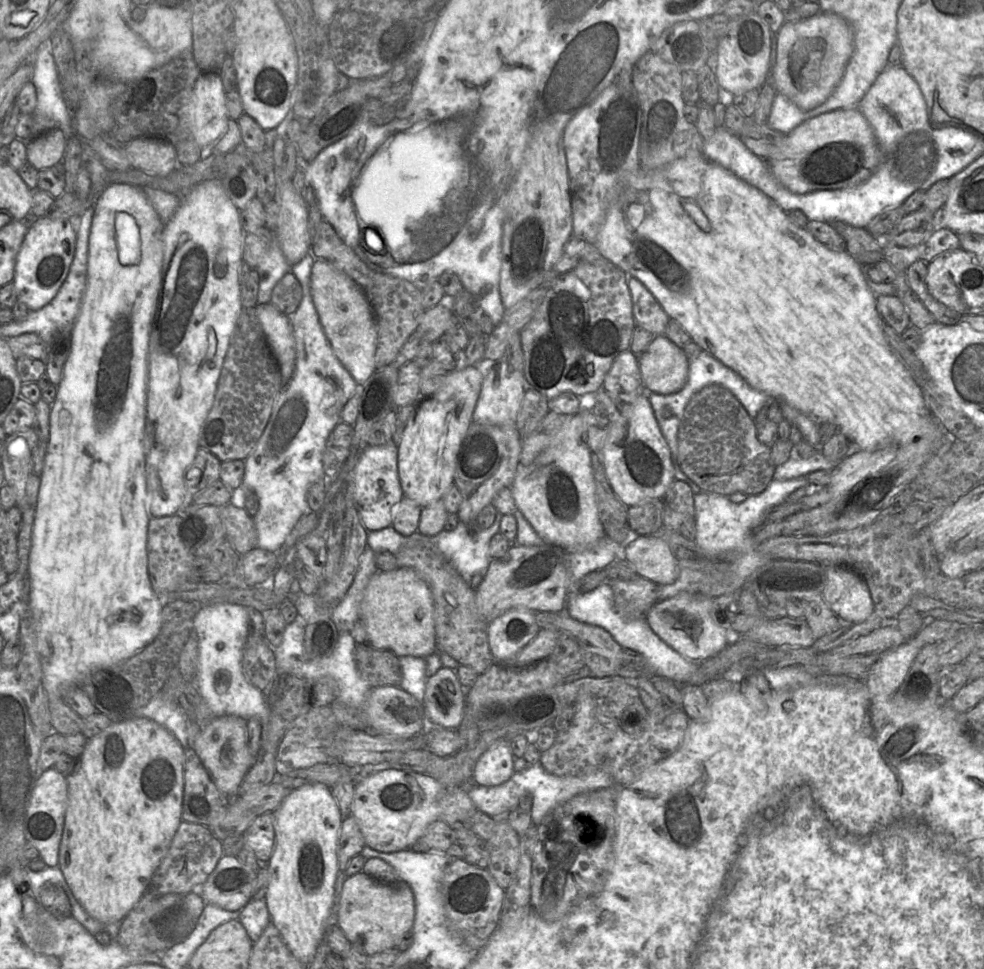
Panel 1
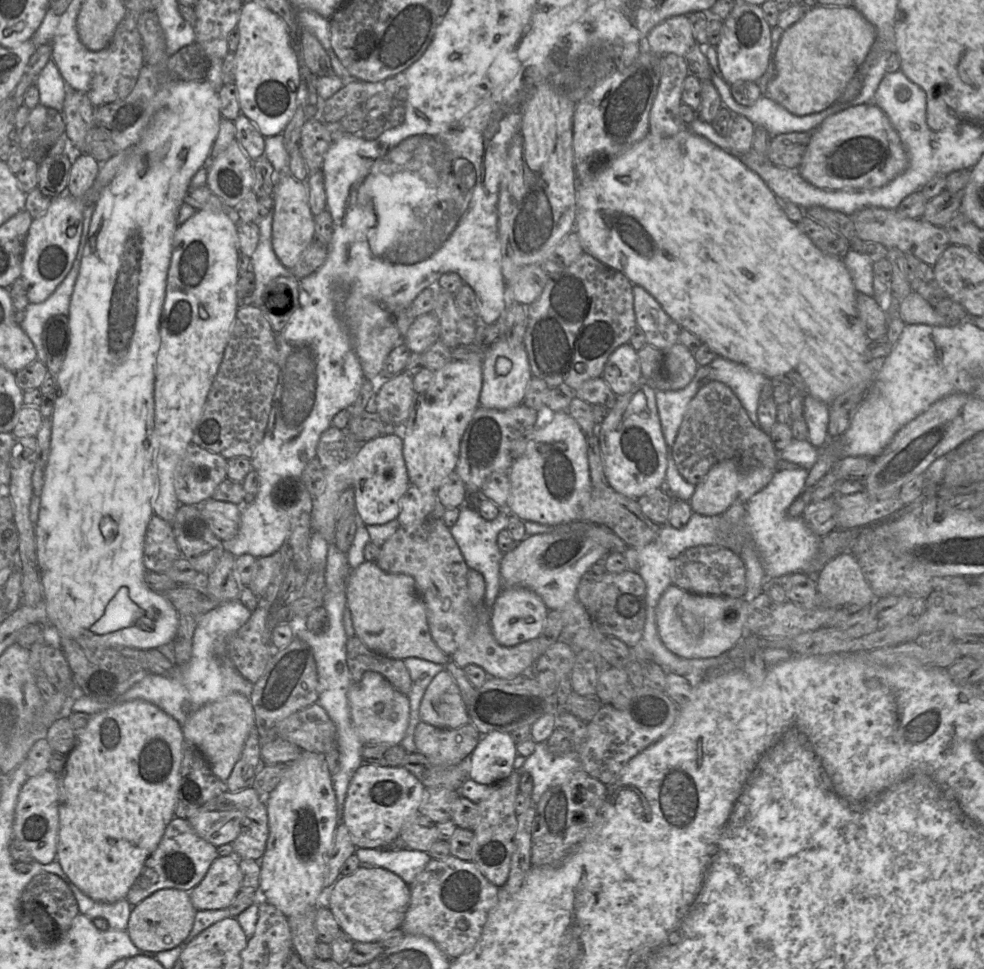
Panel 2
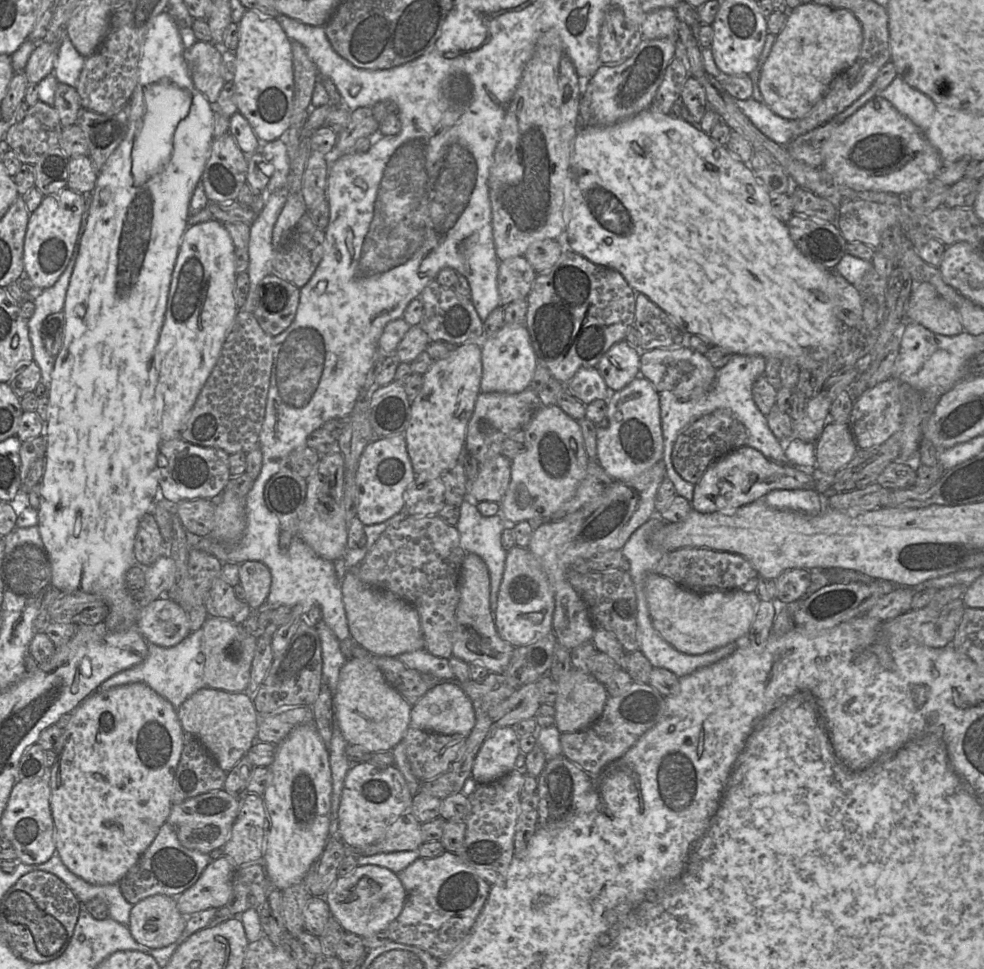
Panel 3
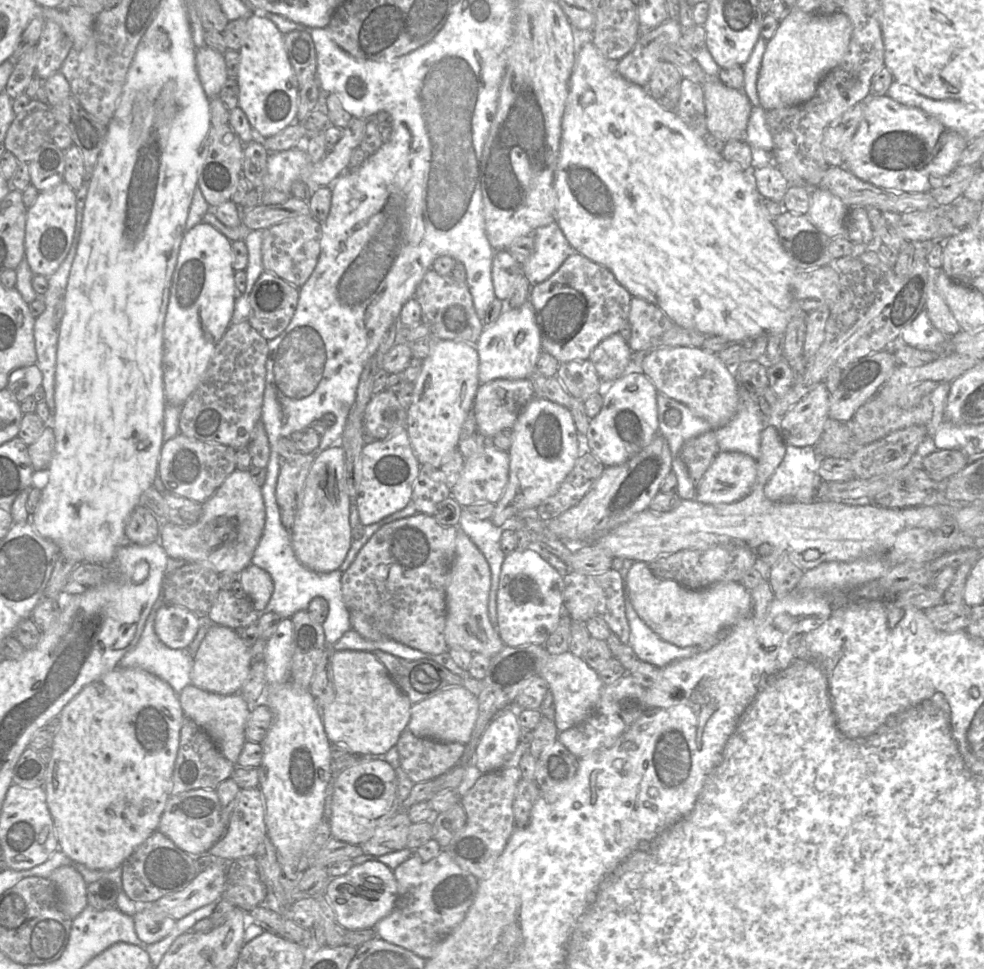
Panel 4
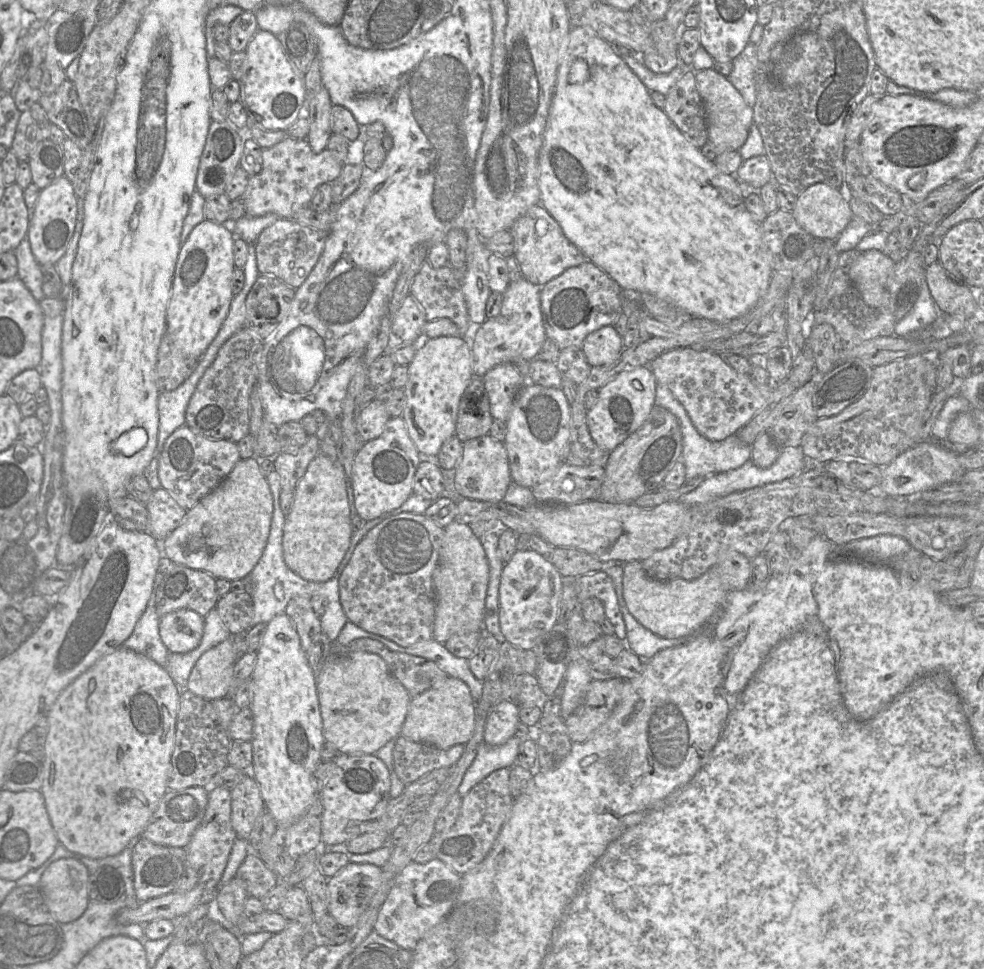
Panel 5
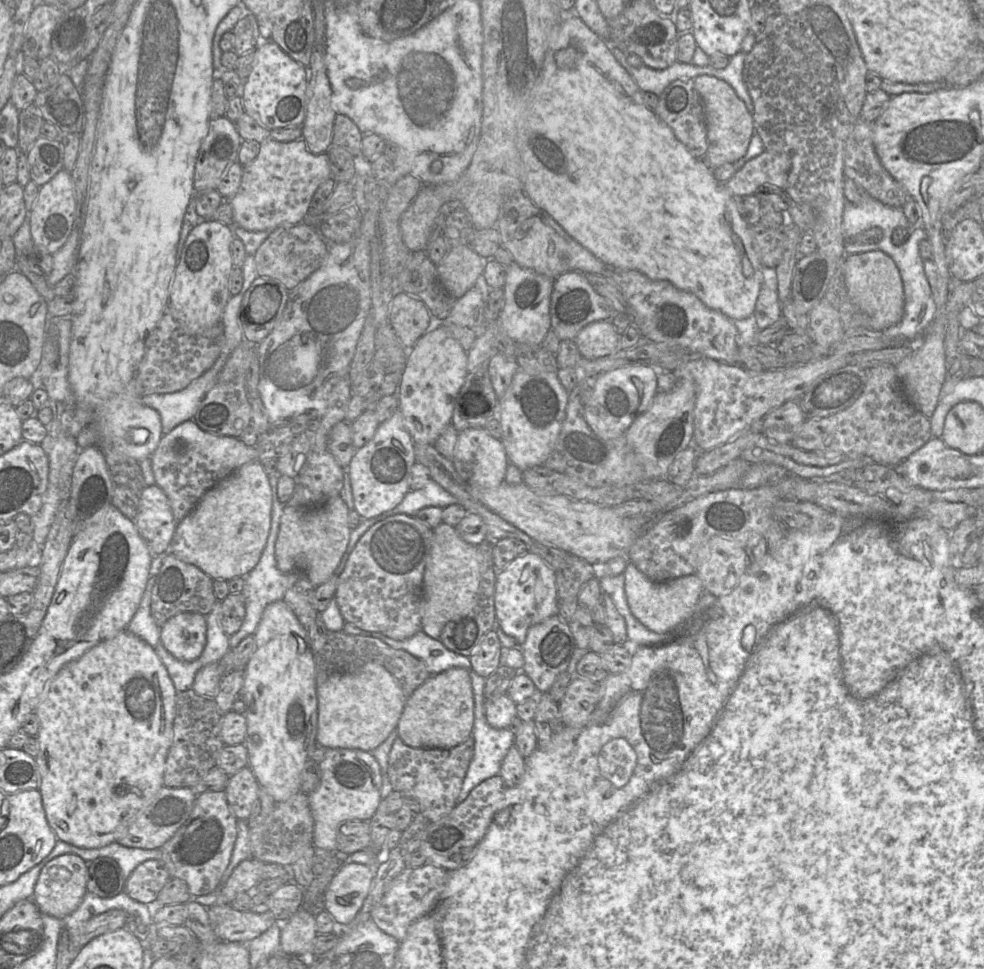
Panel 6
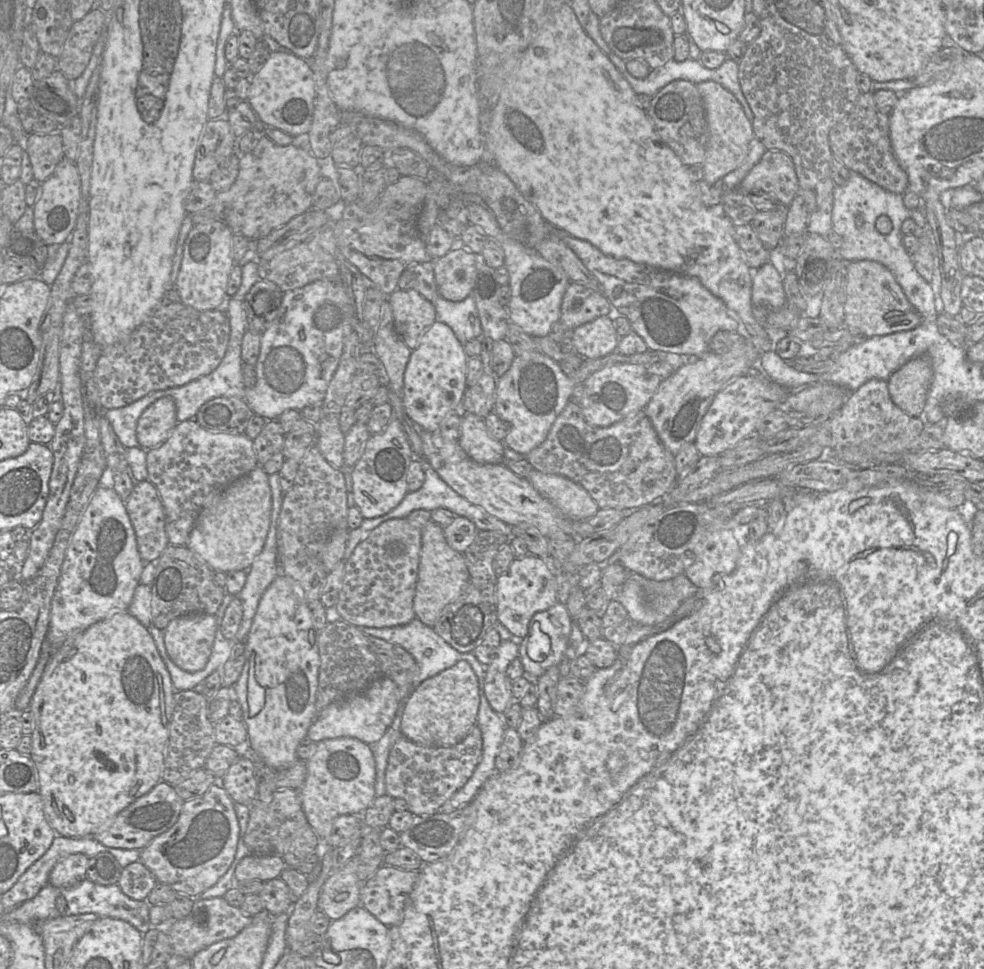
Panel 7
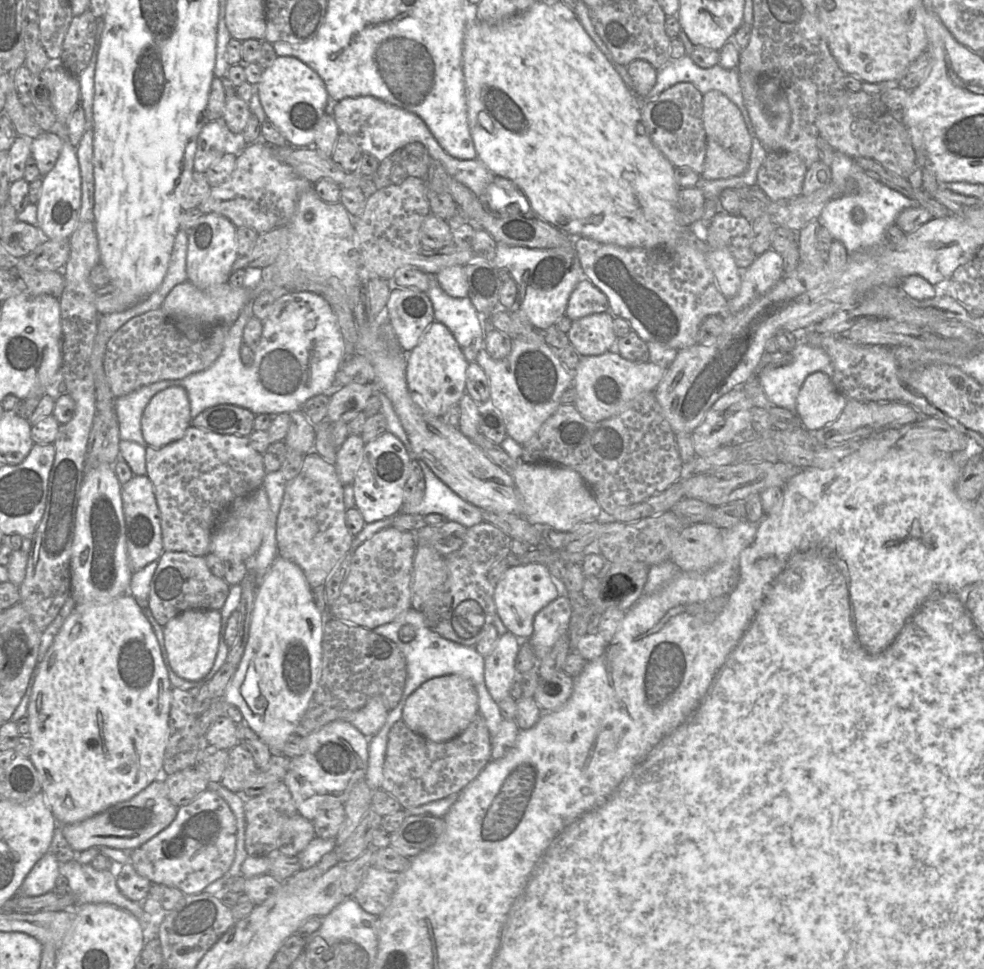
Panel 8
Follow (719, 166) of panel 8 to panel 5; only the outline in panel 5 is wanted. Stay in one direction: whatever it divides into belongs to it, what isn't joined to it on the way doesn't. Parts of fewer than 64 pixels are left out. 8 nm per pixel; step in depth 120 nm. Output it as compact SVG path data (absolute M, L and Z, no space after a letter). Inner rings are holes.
M713 68L696 72L695 77L705 110L709 141L713 144L716 155L725 151L740 150L748 138L753 123L753 108L746 104L728 78Z

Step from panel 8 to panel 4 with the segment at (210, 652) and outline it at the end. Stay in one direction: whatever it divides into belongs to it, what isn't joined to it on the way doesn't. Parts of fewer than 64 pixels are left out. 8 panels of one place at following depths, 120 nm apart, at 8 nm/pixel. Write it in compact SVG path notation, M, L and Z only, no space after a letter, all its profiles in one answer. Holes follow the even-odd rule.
M164 604L156 612L155 633L163 644L172 649L187 648L200 626L200 619L180 606Z

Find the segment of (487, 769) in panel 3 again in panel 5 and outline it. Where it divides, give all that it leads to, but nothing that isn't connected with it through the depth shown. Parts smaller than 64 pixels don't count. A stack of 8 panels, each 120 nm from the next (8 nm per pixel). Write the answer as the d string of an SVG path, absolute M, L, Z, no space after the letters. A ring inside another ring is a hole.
M503 700L496 704L486 719L483 743L496 747L513 737L519 723L518 711L519 708L509 700Z

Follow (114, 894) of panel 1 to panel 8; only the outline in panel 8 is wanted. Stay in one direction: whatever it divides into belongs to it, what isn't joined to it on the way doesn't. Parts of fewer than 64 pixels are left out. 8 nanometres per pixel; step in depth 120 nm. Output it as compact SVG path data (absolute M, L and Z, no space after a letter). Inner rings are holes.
M125 593L106 603L76 605L66 618L41 662L28 703L27 716L30 732L28 735L22 735L29 736L32 742L29 759L38 772L42 792L59 824L74 824L86 820L110 806L130 800L154 780L159 779L160 774L163 774L163 760L168 742L171 692L172 685L156 635L143 609L131 594Z

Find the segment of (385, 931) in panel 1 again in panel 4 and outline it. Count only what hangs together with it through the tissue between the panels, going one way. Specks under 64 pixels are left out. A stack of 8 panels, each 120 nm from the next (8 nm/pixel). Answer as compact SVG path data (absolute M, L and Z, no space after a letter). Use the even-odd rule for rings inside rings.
M381 862L354 865L348 873L330 878L325 894L335 913L336 922L346 930L373 929L393 909L397 899L397 882L393 870Z

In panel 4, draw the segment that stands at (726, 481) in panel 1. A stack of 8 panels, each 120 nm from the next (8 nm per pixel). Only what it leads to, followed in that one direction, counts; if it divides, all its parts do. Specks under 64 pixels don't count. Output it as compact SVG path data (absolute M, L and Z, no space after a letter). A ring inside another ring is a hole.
M713 429L688 440L683 445L681 459L687 467L690 479L696 488L719 453L720 449Z

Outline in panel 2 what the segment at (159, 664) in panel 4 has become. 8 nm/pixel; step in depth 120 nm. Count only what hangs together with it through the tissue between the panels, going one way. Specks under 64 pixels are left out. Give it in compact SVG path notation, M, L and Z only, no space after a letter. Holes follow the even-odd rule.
M234 600L224 602L203 614L194 632L189 662L183 666L175 665L169 675L149 673L125 692L120 701L140 699L150 702L173 717L183 727L188 717L207 703L232 693L240 693L249 698L254 684L243 678L234 667L227 655L227 644L230 637L246 623L252 613L239 600Z

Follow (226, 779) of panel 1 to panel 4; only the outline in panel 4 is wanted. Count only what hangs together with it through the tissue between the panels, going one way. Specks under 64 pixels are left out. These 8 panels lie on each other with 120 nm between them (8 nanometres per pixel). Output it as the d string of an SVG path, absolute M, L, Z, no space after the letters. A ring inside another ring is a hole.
M189 684L179 694L179 703L186 717L193 720L215 742L223 756L234 765L242 752L247 739L245 724L250 715L252 705L239 694L219 695L201 690Z

